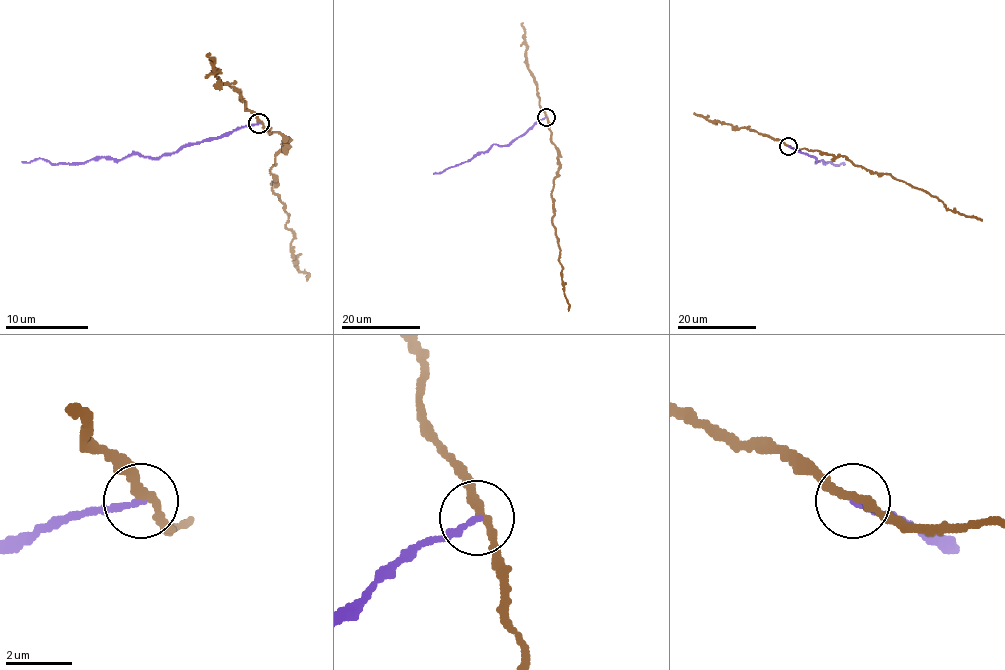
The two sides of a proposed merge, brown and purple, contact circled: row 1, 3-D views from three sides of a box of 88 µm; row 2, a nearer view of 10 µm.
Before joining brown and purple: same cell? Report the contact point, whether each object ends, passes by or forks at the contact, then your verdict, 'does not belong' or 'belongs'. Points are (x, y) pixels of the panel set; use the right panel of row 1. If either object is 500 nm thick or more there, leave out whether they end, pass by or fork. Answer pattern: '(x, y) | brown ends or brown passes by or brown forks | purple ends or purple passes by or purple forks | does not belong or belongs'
(788, 146) | brown passes by | purple ends | does not belong

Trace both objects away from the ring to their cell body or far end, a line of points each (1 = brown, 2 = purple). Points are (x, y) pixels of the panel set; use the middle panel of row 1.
1: (546, 116), (560, 165), (551, 193), (552, 223), (560, 248), (559, 262), (563, 268), (568, 311)
2: (546, 116), (507, 145), (493, 144), (466, 162), (433, 173)

